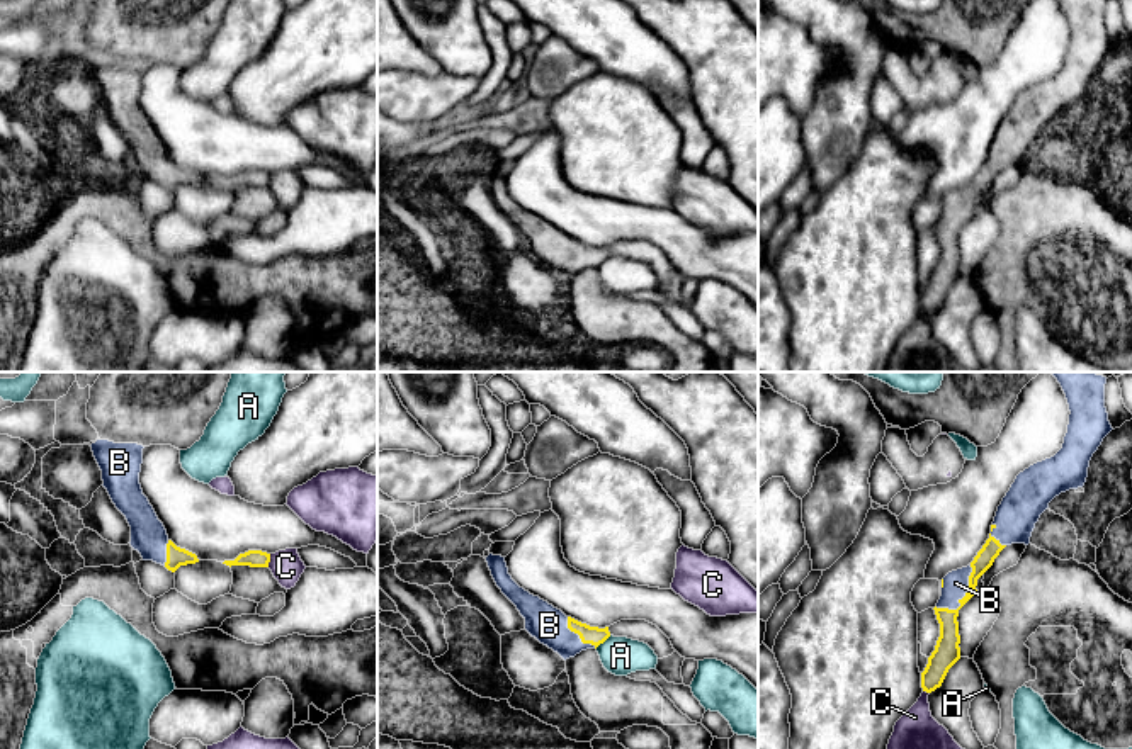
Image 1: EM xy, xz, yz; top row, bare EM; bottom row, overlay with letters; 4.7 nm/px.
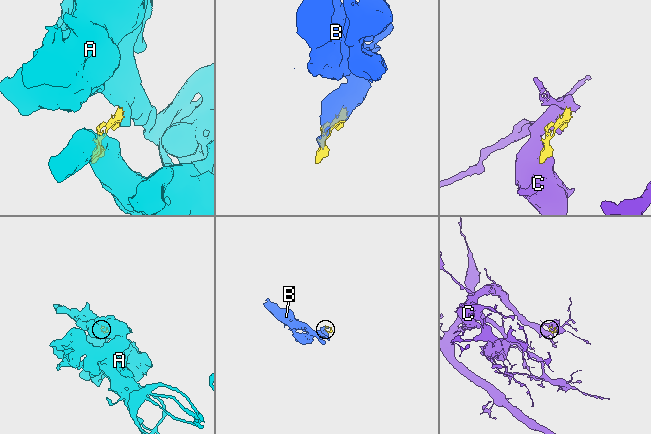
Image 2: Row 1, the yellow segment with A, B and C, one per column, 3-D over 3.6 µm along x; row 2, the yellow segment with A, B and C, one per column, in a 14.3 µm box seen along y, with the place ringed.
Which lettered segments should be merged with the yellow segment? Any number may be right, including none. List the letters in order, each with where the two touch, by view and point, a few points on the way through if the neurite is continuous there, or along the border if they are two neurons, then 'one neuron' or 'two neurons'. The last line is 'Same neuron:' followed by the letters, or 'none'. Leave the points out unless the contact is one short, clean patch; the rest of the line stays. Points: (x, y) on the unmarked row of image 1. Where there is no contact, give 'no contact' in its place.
A: contact xz (602, 262); border xz (611, 255), (595, 267); two neurons
B: contact yz (964, 216); one neuron
C: contact xy (269, 180); two neurons
Same neuron: B

